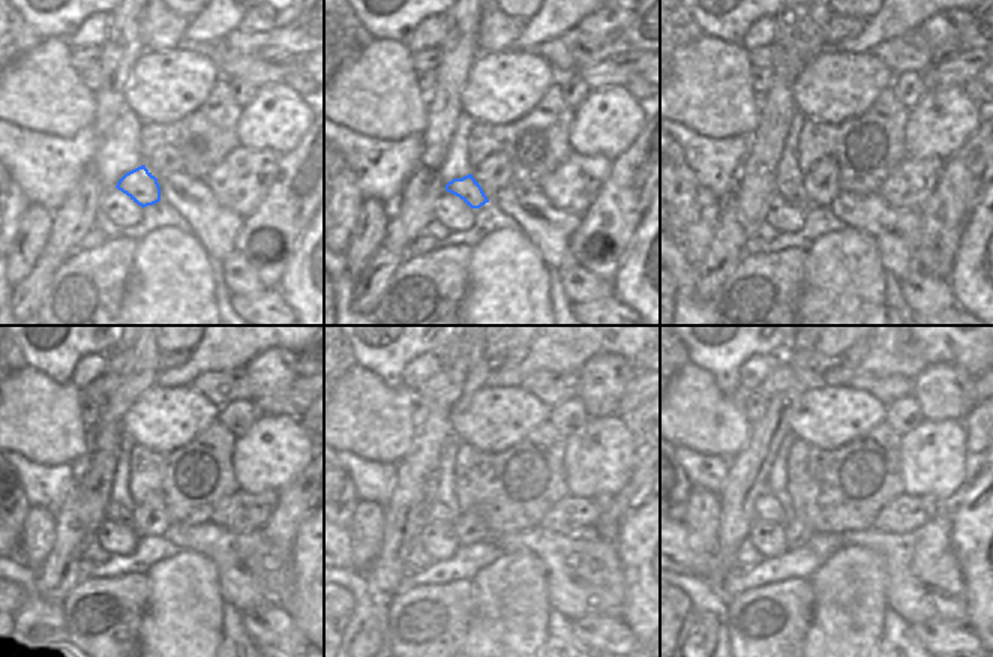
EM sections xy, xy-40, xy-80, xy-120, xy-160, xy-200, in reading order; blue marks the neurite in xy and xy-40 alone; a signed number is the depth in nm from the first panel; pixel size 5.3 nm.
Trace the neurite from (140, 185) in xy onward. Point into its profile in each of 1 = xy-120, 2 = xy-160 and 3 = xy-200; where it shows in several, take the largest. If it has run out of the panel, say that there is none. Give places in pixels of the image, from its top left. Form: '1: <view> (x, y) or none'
1: xy-120 (113, 512)
2: xy-160 (437, 513)
3: xy-200 (767, 509)

